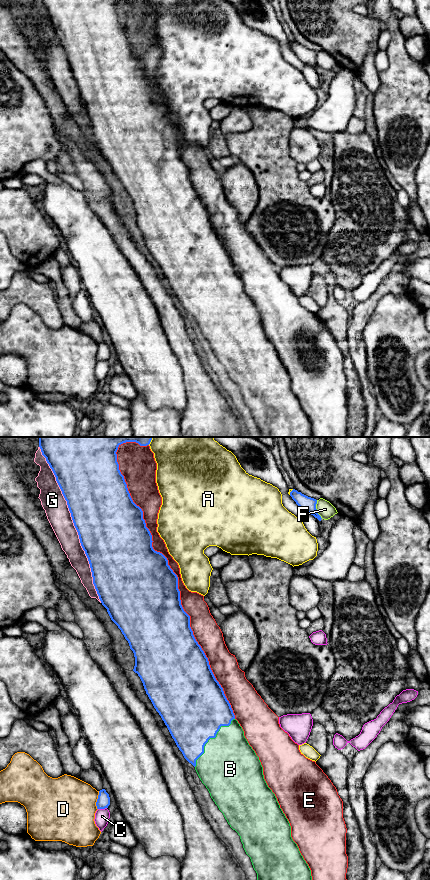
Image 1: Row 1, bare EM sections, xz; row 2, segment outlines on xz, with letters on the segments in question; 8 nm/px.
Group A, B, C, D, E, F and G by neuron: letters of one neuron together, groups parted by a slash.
A / B / C / D / E / F / G

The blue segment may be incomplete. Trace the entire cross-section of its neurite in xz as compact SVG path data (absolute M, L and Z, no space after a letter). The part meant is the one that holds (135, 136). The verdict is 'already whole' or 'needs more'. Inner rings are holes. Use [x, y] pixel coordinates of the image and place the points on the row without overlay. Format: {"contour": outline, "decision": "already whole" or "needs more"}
{"contour": "M118 0L40 1L67 53L99 151L134 205L133 223L140 229L146 246L184 310L195 319L211 350L240 388L257 425L258 437L313 437L311 422L291 389L288 371L264 331L259 309L245 290L208 210L193 187L190 168L181 157L178 129L168 117L167 110L152 99L152 87L146 79L143 63L133 54L119 22Z", "decision": "needs more"}

